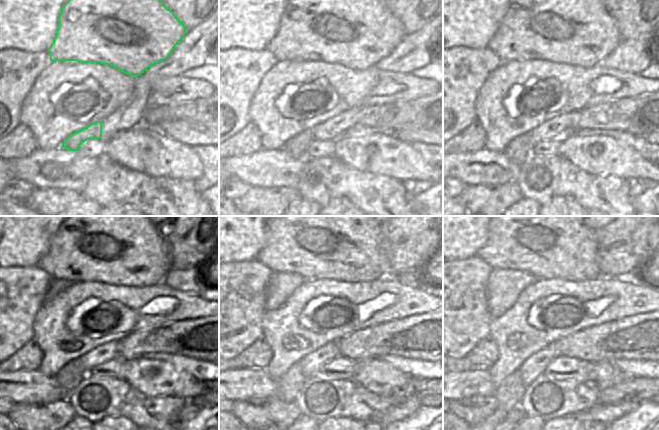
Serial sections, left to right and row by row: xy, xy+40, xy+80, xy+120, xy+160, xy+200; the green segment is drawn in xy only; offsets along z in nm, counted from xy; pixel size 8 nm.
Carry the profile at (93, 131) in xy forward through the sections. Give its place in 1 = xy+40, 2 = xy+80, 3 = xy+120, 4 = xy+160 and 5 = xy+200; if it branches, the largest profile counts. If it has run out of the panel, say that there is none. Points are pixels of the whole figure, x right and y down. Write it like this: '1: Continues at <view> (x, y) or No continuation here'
1: Continues at xy+40 (296, 147)
2: Continues at xy+80 (519, 150)
3: Continues at xy+120 (71, 375)
4: Continues at xy+160 (289, 385)
5: Continues at xy+200 (509, 393).

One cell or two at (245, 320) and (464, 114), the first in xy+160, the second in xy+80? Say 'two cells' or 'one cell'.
one cell

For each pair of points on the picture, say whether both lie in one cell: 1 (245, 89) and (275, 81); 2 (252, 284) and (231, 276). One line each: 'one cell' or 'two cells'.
1: two cells
2: one cell

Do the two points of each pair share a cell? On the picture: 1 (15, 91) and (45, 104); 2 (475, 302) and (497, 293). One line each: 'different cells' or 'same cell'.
1: different cells
2: different cells

